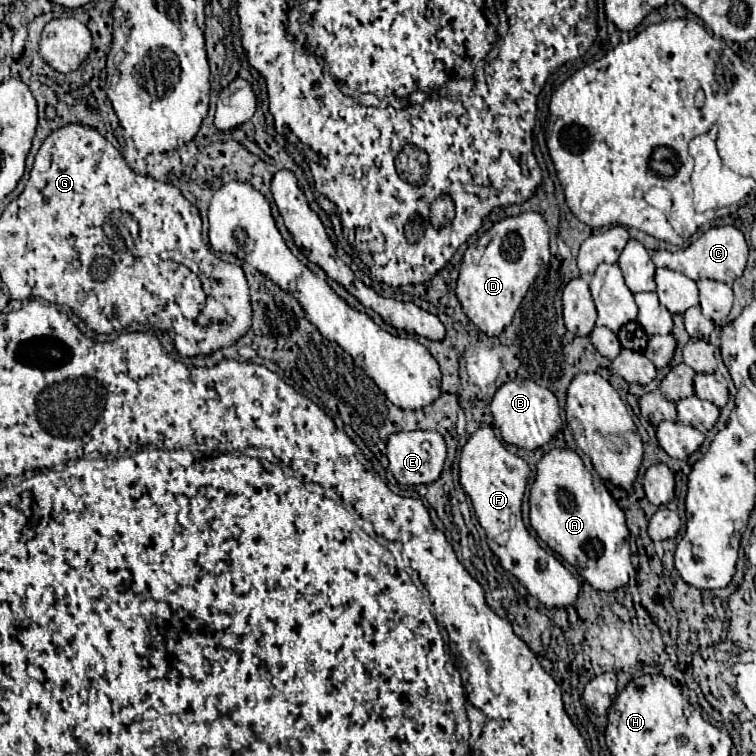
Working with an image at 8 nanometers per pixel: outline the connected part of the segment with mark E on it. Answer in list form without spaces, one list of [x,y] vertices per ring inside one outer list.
[[[401,431],[393,433],[387,441],[389,469],[401,485],[427,485],[441,477],[447,451],[445,441],[437,431]]]

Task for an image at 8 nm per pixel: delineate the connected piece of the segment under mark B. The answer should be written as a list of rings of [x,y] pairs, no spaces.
[[[507,381],[501,385],[491,401],[491,413],[497,427],[501,429],[503,441],[529,451],[535,451],[549,443],[563,425],[557,397],[533,381]]]

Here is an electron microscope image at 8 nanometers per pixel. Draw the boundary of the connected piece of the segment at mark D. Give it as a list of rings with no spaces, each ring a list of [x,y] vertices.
[[[529,211],[495,223],[475,245],[465,251],[461,263],[455,291],[465,315],[485,335],[501,335],[501,331],[513,321],[513,315],[531,283],[549,263],[549,257],[549,227],[539,213]]]

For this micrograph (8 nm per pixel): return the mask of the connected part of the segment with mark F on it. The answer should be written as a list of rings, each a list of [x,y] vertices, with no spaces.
[[[481,427],[465,443],[461,451],[459,469],[459,483],[473,503],[477,521],[483,527],[487,543],[491,551],[497,555],[501,567],[515,575],[527,589],[527,593],[545,607],[563,609],[573,605],[577,601],[579,581],[563,567],[561,561],[557,561],[553,555],[539,547],[539,543],[527,531],[521,519],[521,501],[531,475],[529,465],[521,457],[509,453],[503,447],[503,443],[495,437],[491,427]]]

